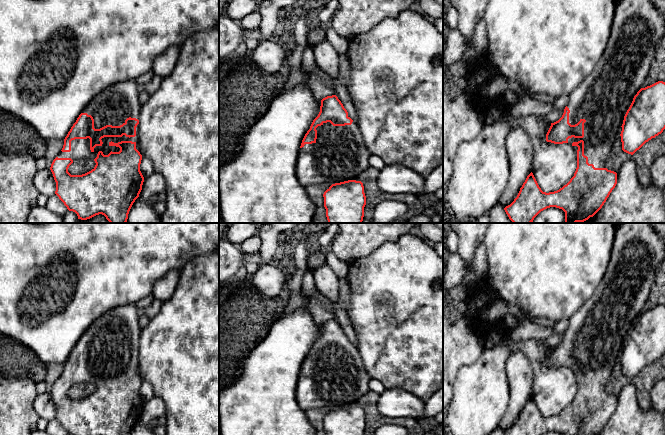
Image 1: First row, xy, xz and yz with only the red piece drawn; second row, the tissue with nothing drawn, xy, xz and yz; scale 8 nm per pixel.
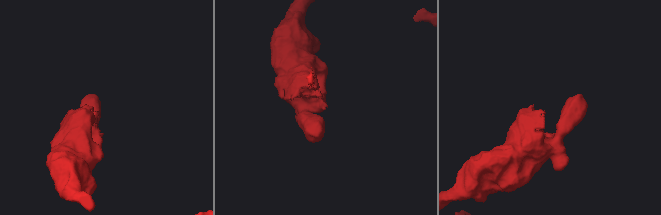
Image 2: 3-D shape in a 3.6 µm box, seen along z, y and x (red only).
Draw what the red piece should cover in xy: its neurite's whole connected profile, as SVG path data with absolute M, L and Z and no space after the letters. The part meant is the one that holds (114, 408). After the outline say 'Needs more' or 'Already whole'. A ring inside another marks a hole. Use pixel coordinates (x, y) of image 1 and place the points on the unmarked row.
M127 304L107 311L93 321L65 361L63 372L53 384L50 394L56 406L55 418L69 435L130 435L133 427L139 421L144 406L140 395L142 379L138 369L140 313L136 304ZM79 383L93 383L96 389L85 398L71 399L68 392Z. Needs more

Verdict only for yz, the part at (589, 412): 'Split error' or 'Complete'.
Split error

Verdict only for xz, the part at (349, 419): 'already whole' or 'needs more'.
needs more

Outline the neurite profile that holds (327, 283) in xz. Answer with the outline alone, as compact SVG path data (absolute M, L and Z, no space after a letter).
M327 263L315 269L312 274L318 292L337 303L340 293L339 278Z

